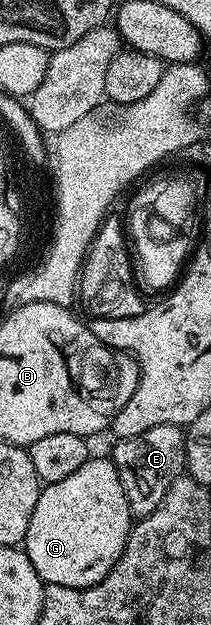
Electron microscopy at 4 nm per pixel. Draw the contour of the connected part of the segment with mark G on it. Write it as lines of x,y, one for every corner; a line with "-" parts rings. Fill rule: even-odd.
92,456
81,463
73,475
65,475
65,479
40,488
37,507
33,507
33,519
29,519
29,531
22,548
26,549
29,563
33,563
37,575
47,585
84,589
105,579
117,559
121,559
132,524
129,499
125,499
125,487
121,487
117,467
106,456

